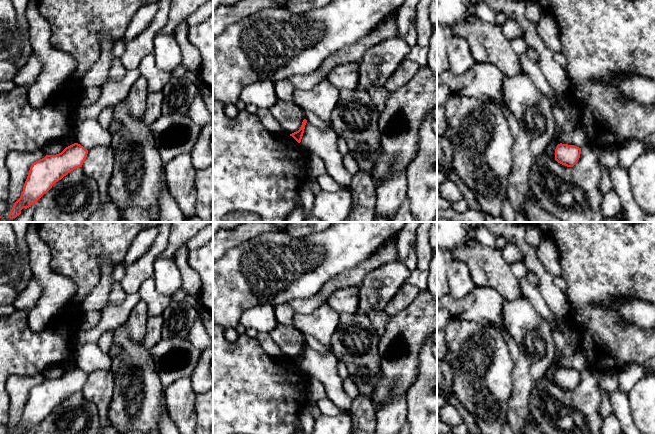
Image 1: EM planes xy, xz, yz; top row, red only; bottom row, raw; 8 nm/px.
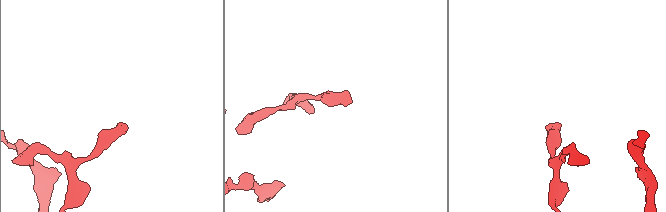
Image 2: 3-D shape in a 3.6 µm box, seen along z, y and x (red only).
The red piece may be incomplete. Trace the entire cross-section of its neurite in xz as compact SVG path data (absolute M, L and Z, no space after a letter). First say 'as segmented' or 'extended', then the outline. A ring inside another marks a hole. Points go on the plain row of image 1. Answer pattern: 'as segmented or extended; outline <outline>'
as segmented; outline M304 343L300 353L298 355L290 358L290 360L292 360L298 367L301 366L301 363L302 363L302 360L303 360L303 357L304 357L304 353L305 353L306 347L307 347L307 344Z

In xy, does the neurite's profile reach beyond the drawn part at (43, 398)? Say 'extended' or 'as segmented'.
as segmented

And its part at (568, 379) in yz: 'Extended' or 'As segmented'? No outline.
As segmented

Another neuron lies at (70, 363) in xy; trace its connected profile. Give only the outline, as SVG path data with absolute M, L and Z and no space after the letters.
M73 340L71 342L72 354L71 354L70 358L60 365L65 372L68 371L68 370L70 370L70 369L72 369L72 368L74 368L74 367L76 367L75 358L74 358L74 353L76 351L76 348L77 348L77 344Z

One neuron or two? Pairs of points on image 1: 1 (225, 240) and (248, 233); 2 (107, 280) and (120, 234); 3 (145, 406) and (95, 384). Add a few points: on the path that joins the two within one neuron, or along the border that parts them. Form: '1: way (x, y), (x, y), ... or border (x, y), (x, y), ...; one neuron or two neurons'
1: way (231, 238), (242, 233); one neuron
2: border (108, 259), (101, 263), (98, 283); two neurons
3: border (110, 370), (114, 379), (114, 393), (107, 415); two neurons

